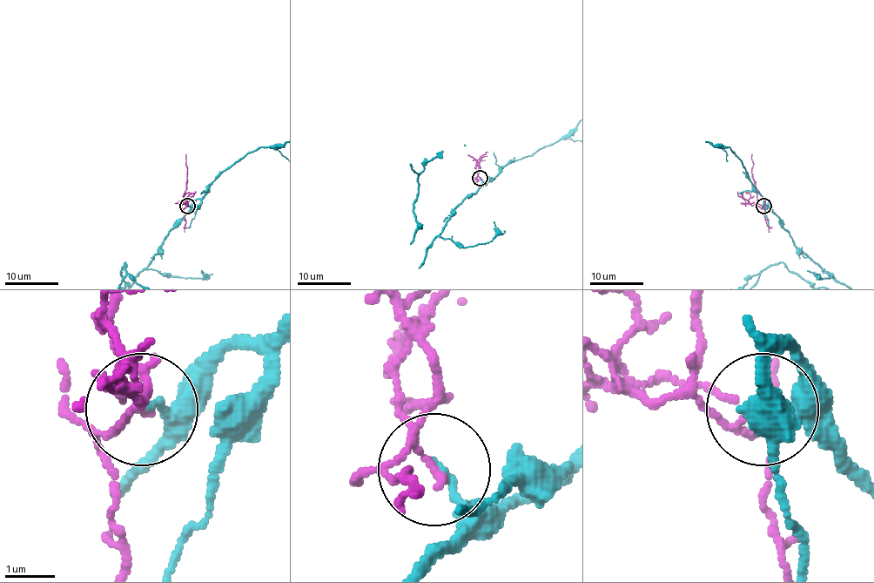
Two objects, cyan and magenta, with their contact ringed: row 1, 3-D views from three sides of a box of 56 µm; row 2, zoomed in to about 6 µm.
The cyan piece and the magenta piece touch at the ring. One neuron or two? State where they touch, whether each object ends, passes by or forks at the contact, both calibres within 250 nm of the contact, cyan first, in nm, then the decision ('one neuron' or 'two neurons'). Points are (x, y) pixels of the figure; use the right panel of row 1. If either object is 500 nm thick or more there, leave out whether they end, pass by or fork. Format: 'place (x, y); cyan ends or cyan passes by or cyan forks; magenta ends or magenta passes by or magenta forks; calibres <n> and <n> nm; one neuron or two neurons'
place (763, 206); cyan ends; magenta passes by; calibres 140 and 100 nm; one neuron

